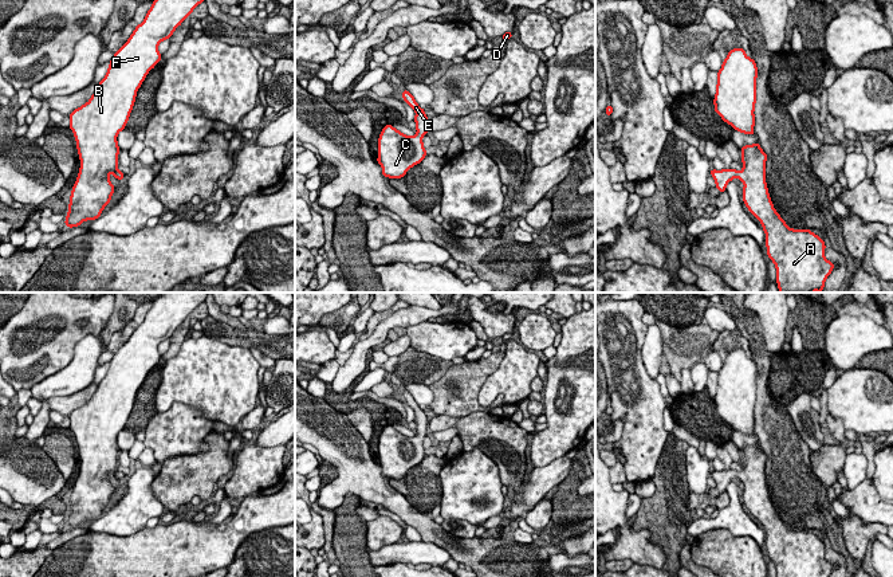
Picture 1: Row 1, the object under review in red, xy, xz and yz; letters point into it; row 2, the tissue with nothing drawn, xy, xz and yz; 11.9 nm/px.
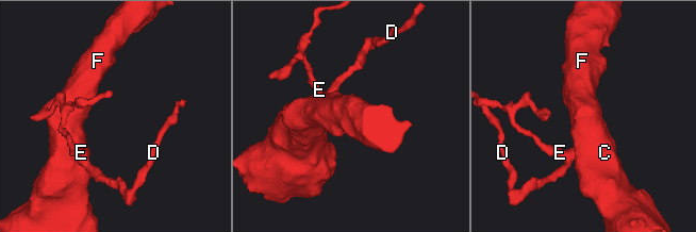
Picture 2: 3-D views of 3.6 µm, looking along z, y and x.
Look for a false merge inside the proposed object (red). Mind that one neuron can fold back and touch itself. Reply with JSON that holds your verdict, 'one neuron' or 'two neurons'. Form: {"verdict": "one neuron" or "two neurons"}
{"verdict": "one neuron"}

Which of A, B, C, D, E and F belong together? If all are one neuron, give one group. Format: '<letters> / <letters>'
A B C D E F

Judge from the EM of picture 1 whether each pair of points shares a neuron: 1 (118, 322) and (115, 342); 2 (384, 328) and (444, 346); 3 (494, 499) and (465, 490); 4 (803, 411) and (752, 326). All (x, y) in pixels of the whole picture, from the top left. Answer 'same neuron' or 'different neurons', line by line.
1: different neurons
2: different neurons
3: same neuron
4: different neurons

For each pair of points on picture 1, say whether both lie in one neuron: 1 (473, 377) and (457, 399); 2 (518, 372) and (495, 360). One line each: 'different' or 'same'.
1: same
2: different

